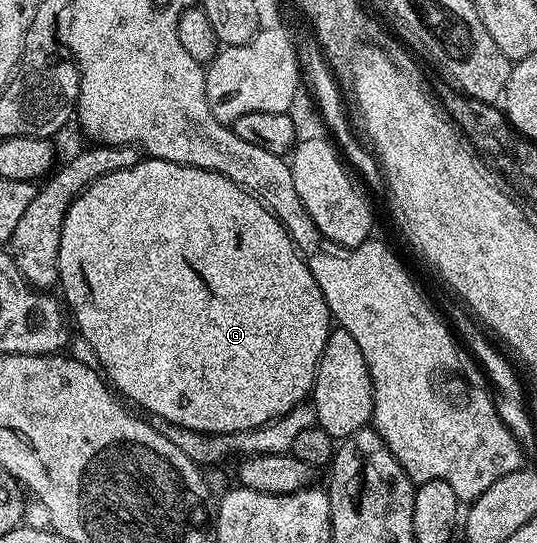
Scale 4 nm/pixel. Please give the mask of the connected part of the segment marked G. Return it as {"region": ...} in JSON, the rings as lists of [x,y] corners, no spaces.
{"region":[[[141,159],[129,167],[129,171],[113,171],[113,175],[97,179],[79,193],[77,199],[73,199],[61,227],[58,284],[61,289],[63,285],[63,293],[67,296],[65,305],[73,318],[74,328],[75,325],[79,328],[84,343],[99,360],[98,368],[105,374],[114,392],[124,393],[132,401],[132,406],[148,409],[152,418],[160,417],[160,422],[198,433],[214,435],[249,431],[249,427],[261,427],[276,421],[285,415],[285,411],[304,404],[311,396],[321,351],[333,328],[333,318],[325,303],[325,295],[321,295],[321,287],[317,287],[317,279],[313,279],[285,227],[259,199],[225,175],[172,161]]]}

